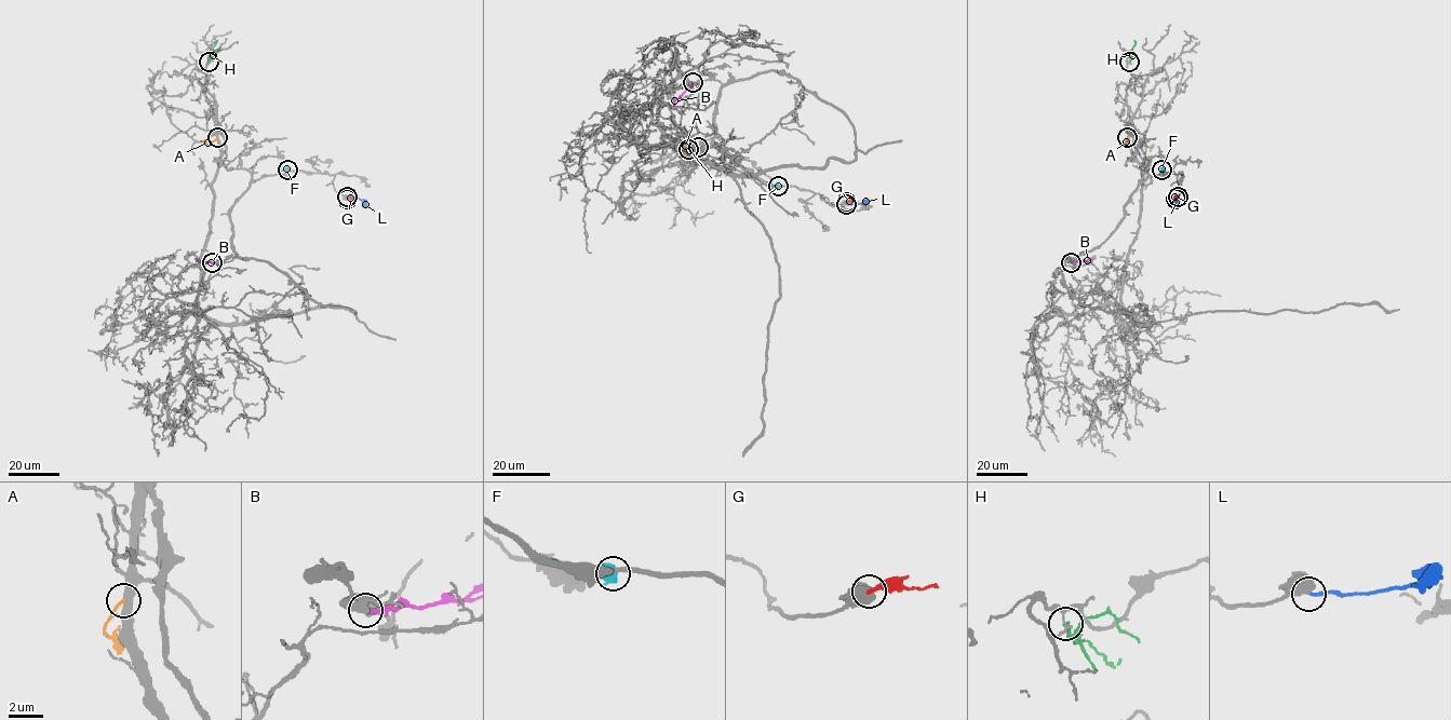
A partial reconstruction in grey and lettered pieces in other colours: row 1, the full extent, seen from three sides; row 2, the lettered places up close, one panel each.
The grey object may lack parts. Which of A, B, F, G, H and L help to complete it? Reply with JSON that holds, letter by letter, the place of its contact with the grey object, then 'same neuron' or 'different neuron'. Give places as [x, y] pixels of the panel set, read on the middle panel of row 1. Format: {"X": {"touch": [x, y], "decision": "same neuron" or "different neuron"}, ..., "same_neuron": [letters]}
{"A": {"touch": [698, 147], "decision": "different neuron"}, "B": {"touch": [693, 82], "decision": "different neuron"}, "F": {"touch": [778, 186], "decision": "same neuron"}, "G": {"touch": [846, 202], "decision": "different neuron"}, "H": {"touch": [688, 149], "decision": "different neuron"}, "L": {"touch": [846, 204], "decision": "same neuron"}, "same_neuron": ["F", "L"]}

